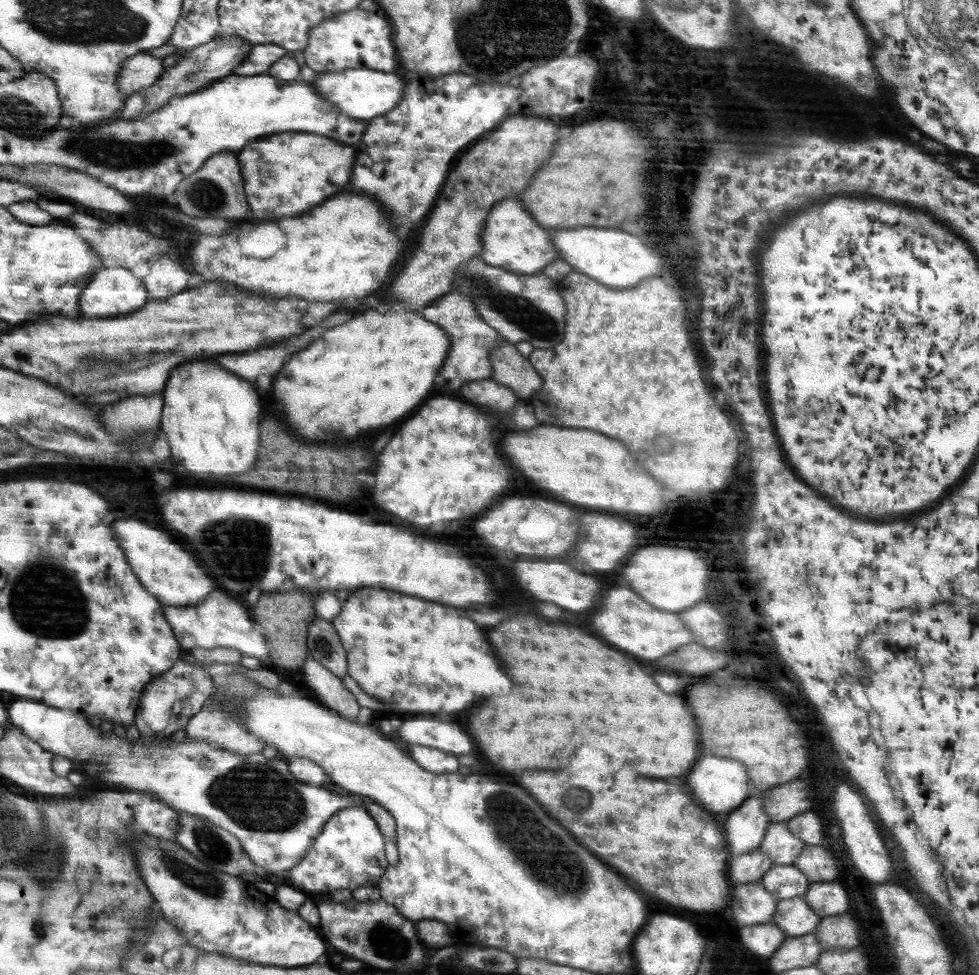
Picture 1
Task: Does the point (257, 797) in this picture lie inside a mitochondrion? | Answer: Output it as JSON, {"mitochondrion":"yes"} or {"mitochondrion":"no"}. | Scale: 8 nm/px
{"mitochondrion":"yes"}

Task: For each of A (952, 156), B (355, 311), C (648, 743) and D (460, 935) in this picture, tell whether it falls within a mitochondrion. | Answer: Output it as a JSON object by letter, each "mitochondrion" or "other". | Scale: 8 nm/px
{"A":"other","B":"other","C":"other","D":"other"}

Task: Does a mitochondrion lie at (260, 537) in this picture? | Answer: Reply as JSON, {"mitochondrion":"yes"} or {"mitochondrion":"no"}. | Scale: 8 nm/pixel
{"mitochondrion":"yes"}

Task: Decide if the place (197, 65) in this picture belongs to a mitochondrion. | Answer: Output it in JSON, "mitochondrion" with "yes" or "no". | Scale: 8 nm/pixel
{"mitochondrion":"yes"}

